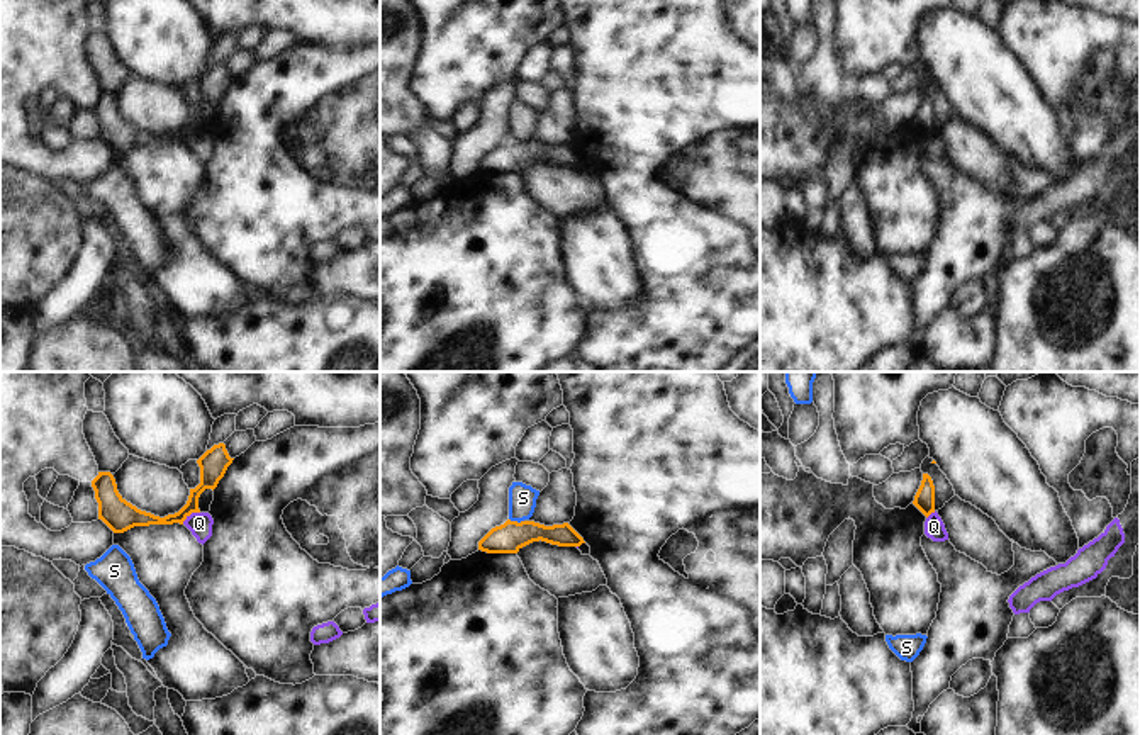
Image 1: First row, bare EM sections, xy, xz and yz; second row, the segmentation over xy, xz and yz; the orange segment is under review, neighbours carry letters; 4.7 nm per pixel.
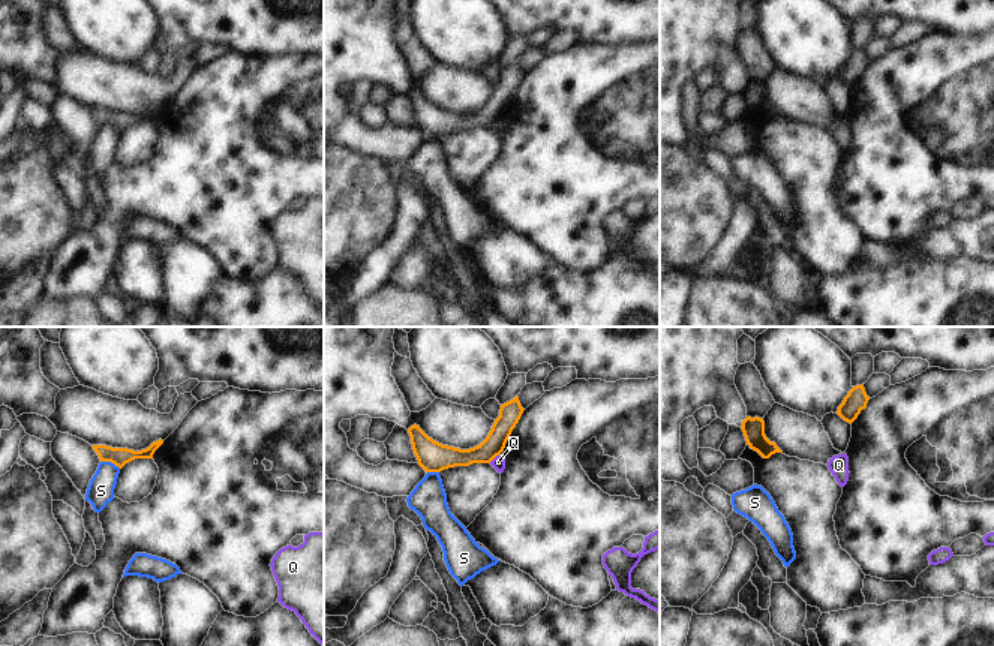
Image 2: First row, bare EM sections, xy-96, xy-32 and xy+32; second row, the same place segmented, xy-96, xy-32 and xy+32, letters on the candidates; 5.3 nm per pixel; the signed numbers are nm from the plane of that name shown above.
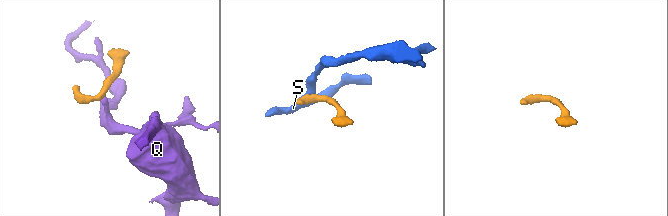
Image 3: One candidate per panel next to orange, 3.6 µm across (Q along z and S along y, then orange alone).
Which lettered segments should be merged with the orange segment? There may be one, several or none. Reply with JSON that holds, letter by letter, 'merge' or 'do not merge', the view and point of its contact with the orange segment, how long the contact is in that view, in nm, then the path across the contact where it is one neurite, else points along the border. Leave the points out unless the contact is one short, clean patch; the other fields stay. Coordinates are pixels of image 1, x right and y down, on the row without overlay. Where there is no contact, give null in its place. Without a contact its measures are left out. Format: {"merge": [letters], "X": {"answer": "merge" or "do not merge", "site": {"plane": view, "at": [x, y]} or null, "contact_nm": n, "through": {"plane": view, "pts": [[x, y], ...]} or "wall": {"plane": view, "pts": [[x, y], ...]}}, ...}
{"merge": [], "Q": {"answer": "do not merge", "site": {"plane": "xy", "at": [190, 133]}, "contact_nm": 110, "wall": {"plane": "xy", "pts": [[199, 131], [194, 131], [182, 143]]}}, "S": {"answer": "do not merge", "site": {"plane": "xz", "at": [516, 141]}, "contact_nm": 70, "wall": {"plane": "xz", "pts": [[509, 138], [523, 141]]}}}

